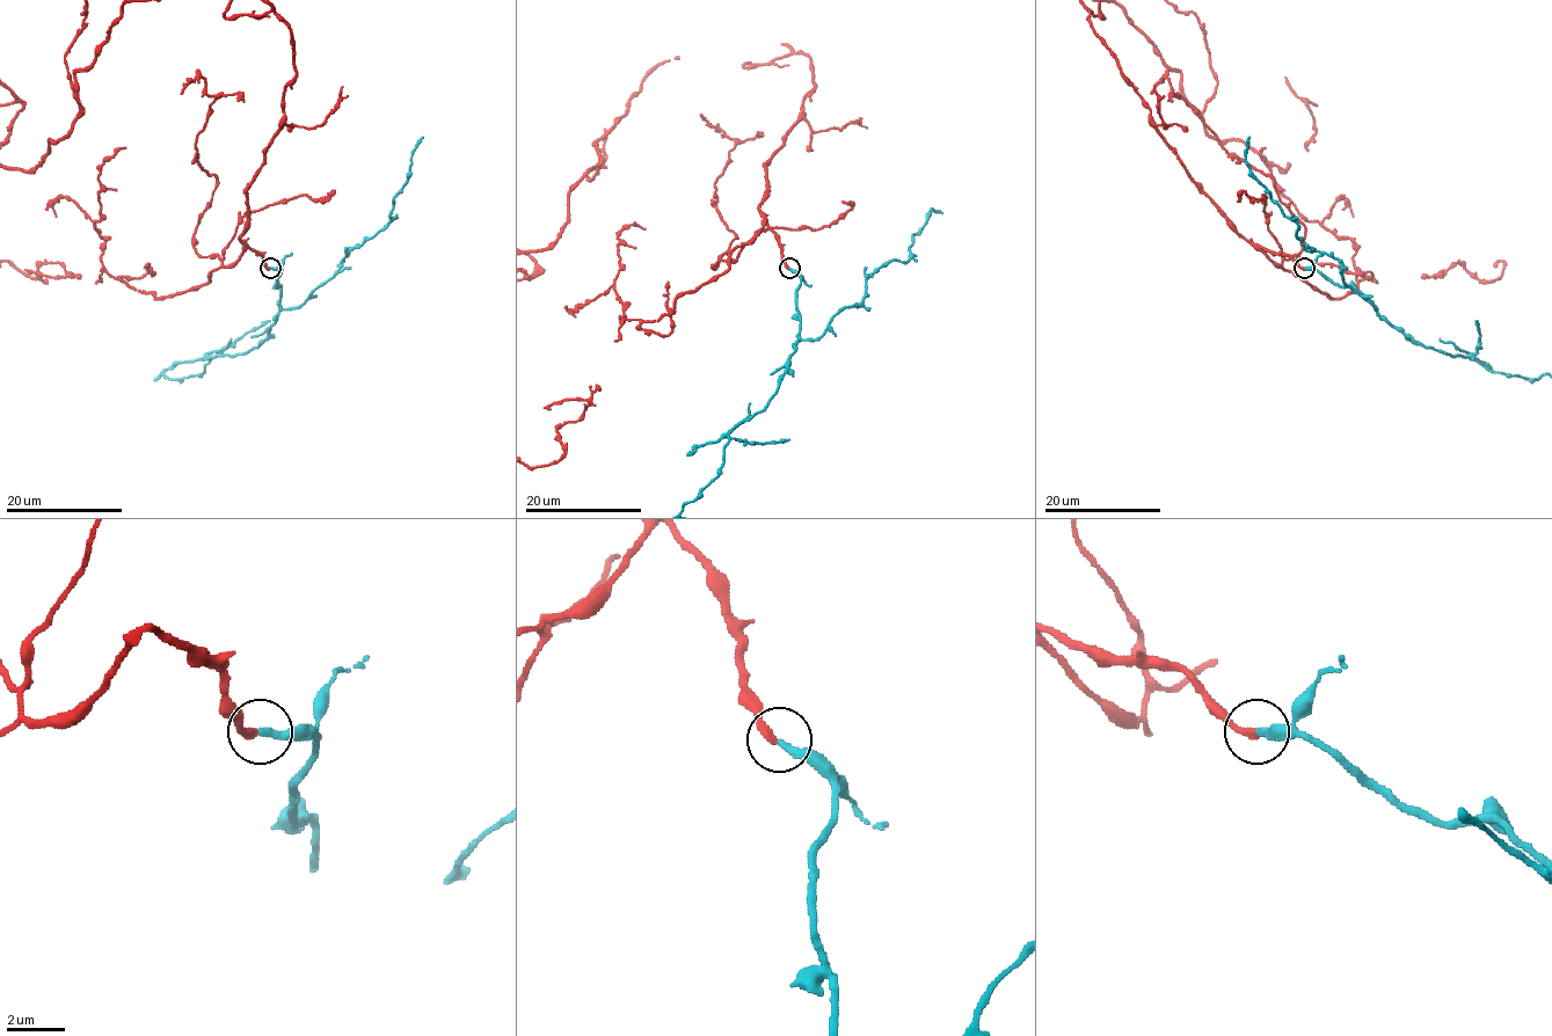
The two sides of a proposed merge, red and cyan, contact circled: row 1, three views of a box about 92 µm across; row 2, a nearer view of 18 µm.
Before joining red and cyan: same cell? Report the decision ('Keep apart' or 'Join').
Join

